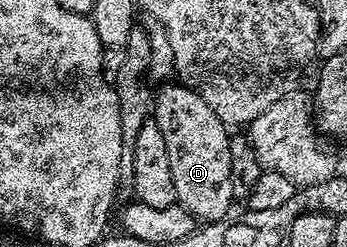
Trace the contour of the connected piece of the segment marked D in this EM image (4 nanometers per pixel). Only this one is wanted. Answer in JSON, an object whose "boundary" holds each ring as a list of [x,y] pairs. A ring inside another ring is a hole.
{"boundary":[[[166,82],[161,86],[163,88],[157,89],[154,97],[152,122],[160,126],[164,146],[168,146],[168,162],[172,165],[178,203],[199,221],[225,221],[226,211],[235,203],[230,181],[231,133],[216,110],[212,110],[194,88],[181,82]]]}

